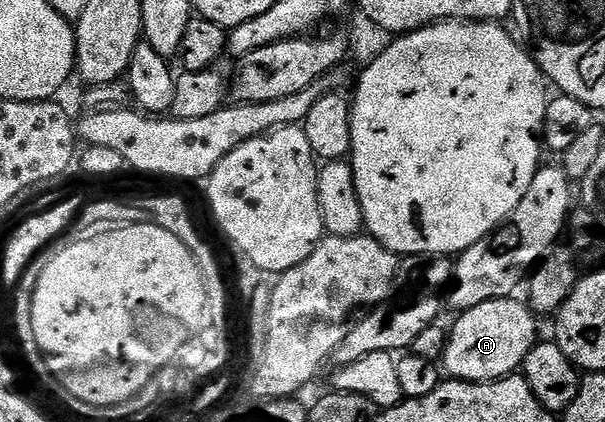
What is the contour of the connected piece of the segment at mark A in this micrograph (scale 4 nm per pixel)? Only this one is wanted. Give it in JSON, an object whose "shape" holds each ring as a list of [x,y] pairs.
{"shape":[[[517,297],[483,301],[483,305],[462,311],[456,318],[453,328],[448,328],[443,356],[444,370],[451,379],[462,379],[468,383],[506,379],[524,364],[527,353],[531,353],[539,341],[538,316],[528,302],[521,300],[520,303]]]}

